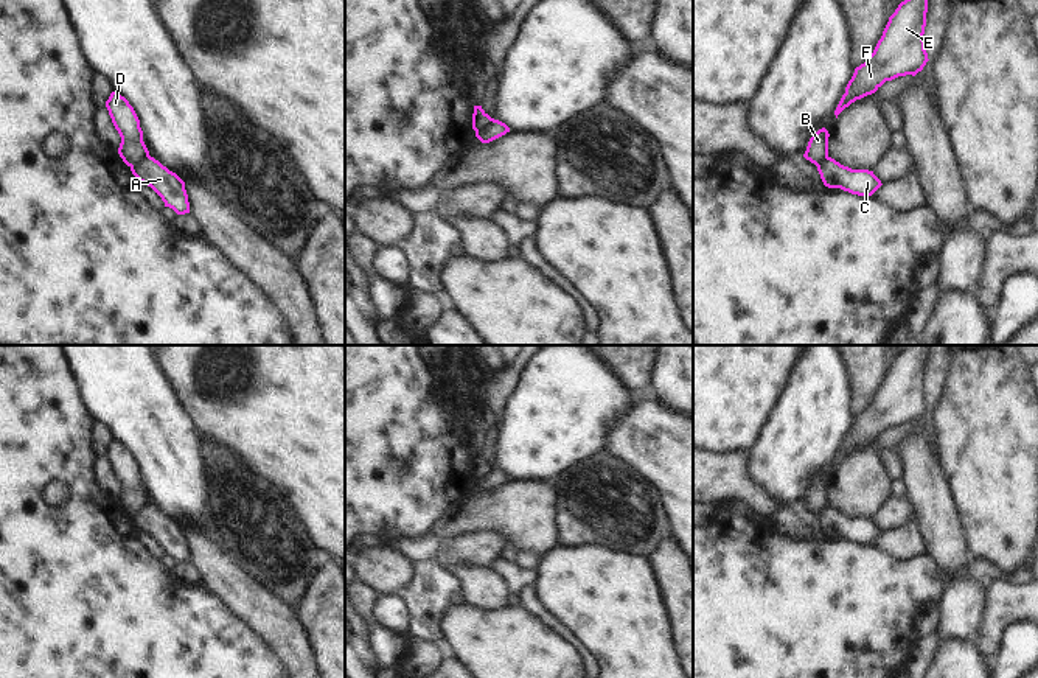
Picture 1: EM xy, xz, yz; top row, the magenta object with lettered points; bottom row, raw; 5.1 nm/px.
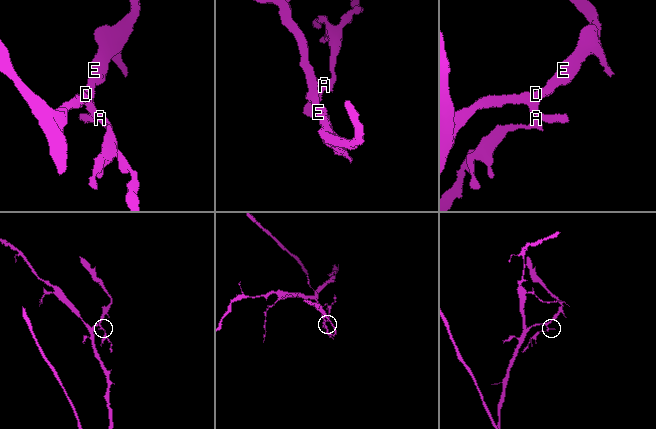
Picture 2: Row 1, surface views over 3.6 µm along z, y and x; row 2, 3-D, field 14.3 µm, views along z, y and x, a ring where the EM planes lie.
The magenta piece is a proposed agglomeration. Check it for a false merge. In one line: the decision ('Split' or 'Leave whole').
Split

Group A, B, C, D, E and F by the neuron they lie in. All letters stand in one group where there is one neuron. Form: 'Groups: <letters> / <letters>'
Groups: A C / B D E F

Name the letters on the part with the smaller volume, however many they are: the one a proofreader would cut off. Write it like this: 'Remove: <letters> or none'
Remove: A, C

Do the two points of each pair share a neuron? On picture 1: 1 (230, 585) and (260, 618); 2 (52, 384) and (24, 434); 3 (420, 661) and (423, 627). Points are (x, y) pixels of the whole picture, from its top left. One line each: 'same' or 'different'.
1: same
2: same
3: different

